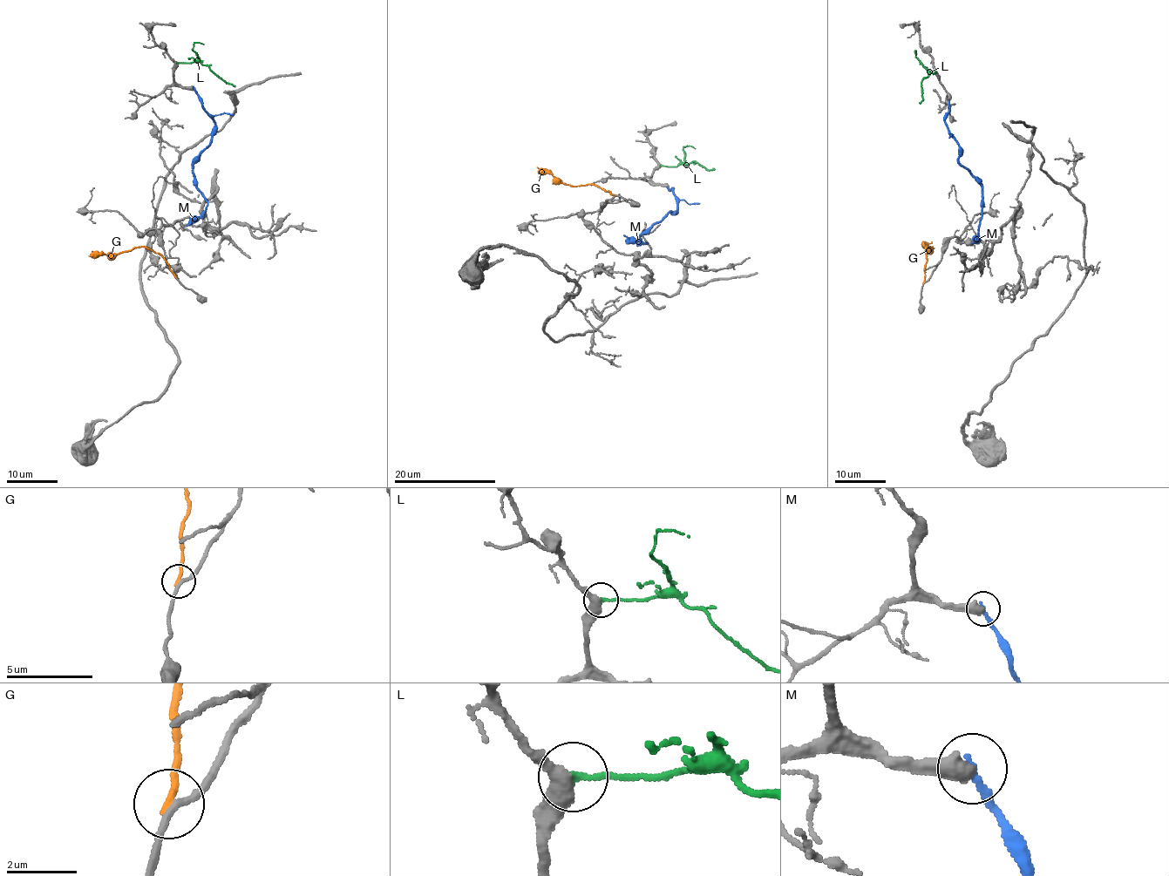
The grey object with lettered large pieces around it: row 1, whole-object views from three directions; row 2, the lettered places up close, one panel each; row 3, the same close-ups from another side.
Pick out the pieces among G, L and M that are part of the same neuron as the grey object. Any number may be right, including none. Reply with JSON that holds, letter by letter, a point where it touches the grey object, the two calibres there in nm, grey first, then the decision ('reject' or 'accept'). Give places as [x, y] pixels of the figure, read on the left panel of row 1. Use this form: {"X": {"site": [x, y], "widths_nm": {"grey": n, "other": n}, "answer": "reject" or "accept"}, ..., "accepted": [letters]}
{"G": {"site": [174, 275], "widths_nm": {"grey": 190, "other": 200}, "answer": "reject"}, "L": {"site": [178, 63], "widths_nm": {"grey": 400, "other": 180}, "answer": "accept"}, "M": {"site": [193, 88], "widths_nm": {"grey": 500, "other": 200}, "answer": "reject"}, "accepted": ["L"]}

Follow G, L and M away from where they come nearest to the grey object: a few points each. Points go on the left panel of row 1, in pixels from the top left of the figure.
G: (174, 276), (169, 265), (159, 254), (145, 247), (88, 255)
L: (177, 63), (200, 61), (234, 86)
M: (194, 88), (201, 106), (214, 123), (214, 132), (211, 144), (193, 165), (193, 185), (207, 207), (186, 226)

